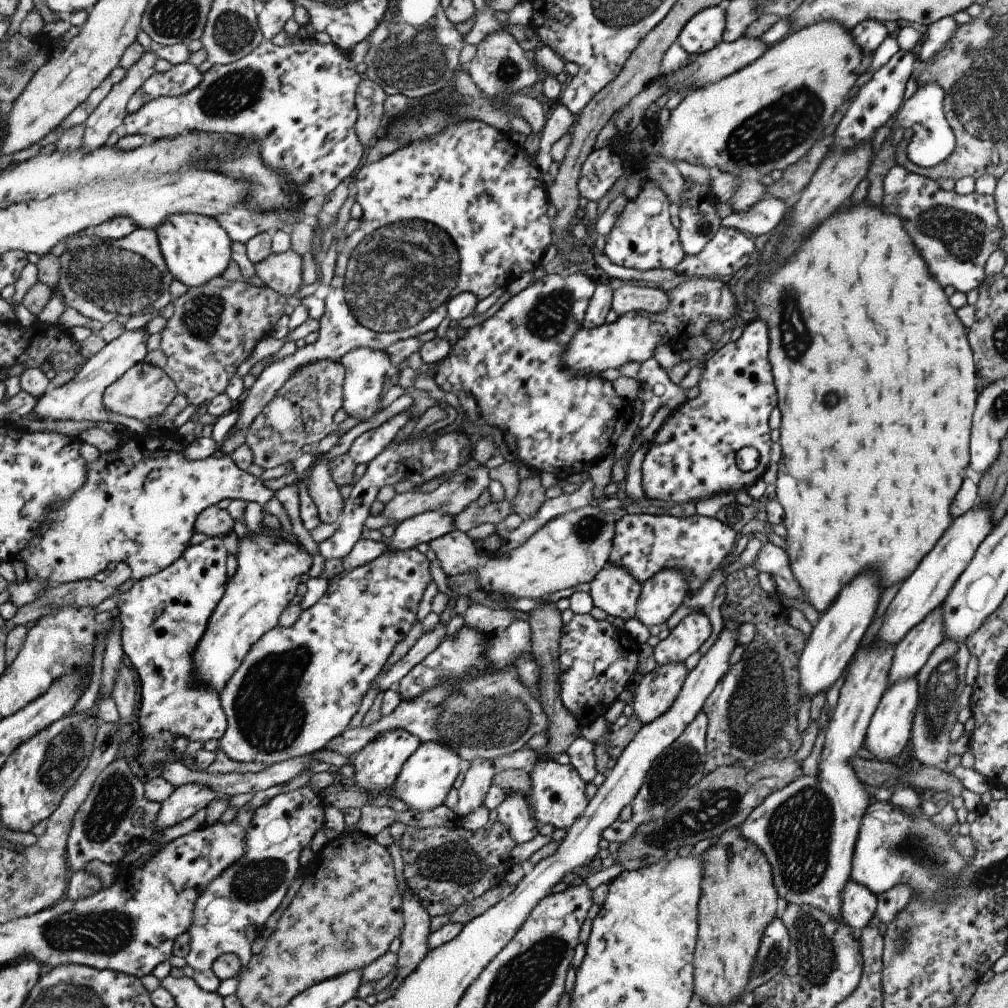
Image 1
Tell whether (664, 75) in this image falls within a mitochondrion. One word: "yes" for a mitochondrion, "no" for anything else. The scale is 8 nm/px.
no

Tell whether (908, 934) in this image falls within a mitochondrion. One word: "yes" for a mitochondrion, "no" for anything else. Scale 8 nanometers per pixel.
yes

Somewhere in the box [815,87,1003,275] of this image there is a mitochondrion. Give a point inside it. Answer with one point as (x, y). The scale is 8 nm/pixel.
(962, 235)

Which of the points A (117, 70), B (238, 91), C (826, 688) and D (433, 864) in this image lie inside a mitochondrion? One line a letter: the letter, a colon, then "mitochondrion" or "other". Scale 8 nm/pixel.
A: other
B: mitochondrion
C: other
D: mitochondrion

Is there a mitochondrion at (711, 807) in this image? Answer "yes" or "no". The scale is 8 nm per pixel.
yes

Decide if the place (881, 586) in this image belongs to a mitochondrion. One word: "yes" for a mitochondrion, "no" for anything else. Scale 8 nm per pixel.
no

